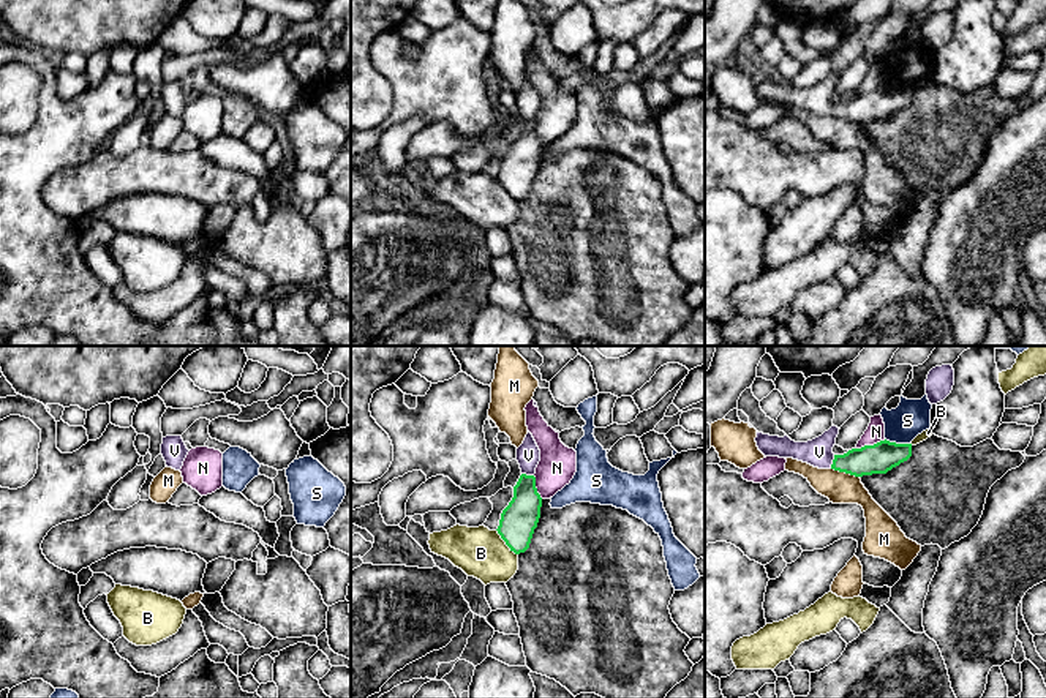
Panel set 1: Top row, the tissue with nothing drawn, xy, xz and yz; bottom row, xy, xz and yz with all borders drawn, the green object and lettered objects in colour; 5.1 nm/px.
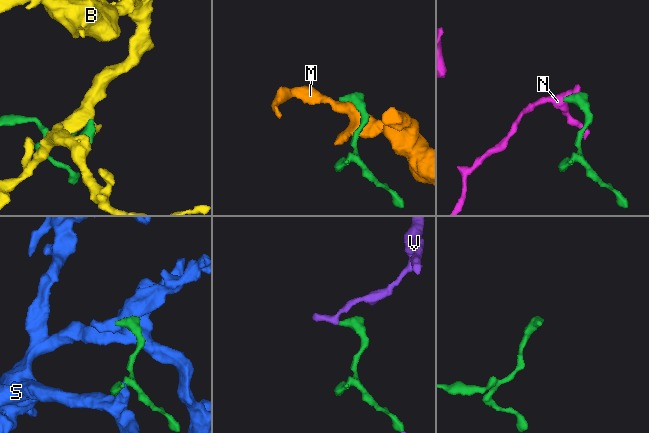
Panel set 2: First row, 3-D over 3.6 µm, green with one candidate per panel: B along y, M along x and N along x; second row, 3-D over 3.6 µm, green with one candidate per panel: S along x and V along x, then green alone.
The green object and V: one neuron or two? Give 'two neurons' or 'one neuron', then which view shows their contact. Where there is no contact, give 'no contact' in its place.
one neuron; contact in yz

